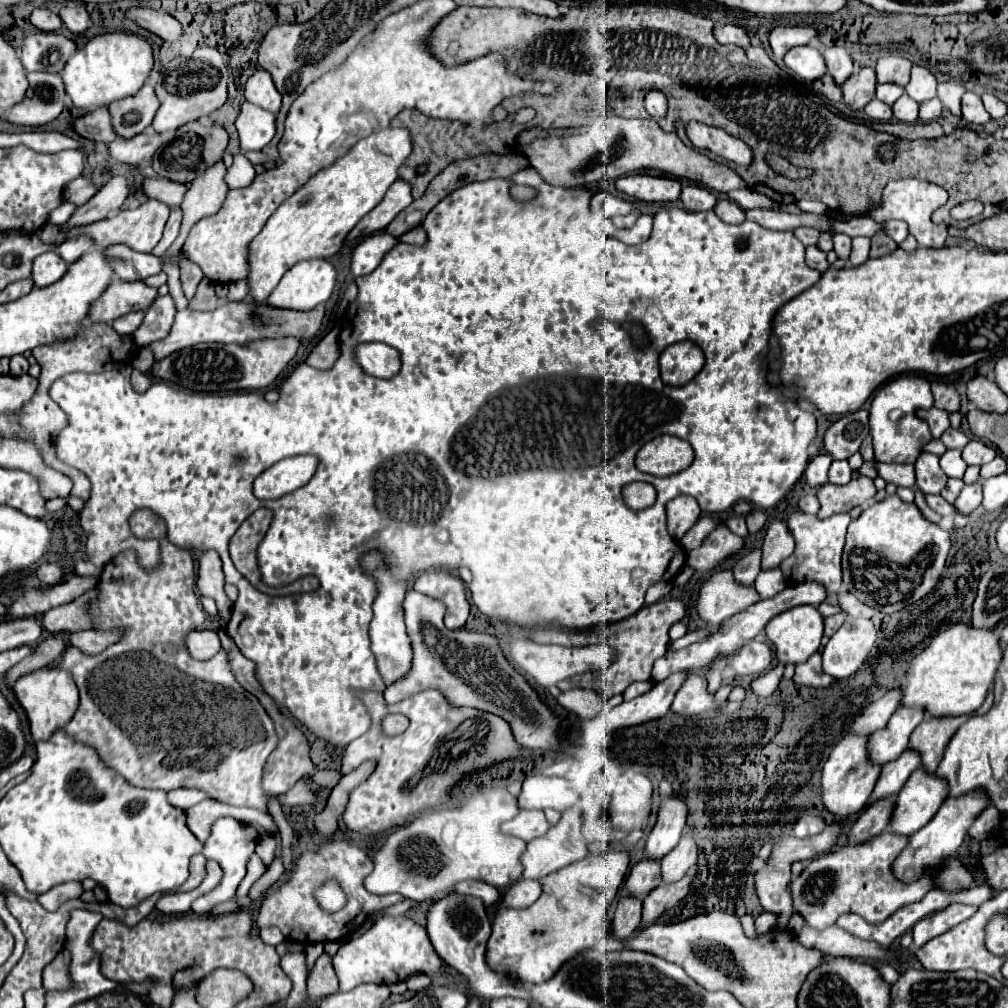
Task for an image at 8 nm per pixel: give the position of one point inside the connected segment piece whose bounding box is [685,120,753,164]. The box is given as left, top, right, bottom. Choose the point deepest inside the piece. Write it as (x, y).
(702, 136)

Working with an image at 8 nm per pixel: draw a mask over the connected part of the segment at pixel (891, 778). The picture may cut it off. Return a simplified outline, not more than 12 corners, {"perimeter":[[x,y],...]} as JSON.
{"perimeter":[[905,750],[883,766],[865,806],[899,794],[919,768],[919,758]]}

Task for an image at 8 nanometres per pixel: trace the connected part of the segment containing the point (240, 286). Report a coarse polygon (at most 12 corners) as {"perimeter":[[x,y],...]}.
{"perimeter":[[247,282],[229,286],[227,300],[241,302],[247,298]]}

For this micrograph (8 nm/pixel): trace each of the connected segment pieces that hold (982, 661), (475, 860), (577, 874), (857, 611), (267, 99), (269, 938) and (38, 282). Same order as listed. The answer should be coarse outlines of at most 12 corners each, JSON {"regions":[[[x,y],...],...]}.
{"regions":[[[955,624],[911,660],[901,706],[973,714],[1003,652]],[[507,788],[389,834],[373,894],[433,902],[463,880],[521,880],[527,842],[499,834]],[[593,850],[499,910],[487,966],[543,984],[607,940],[629,852]],[[839,592],[839,606],[851,618],[871,618],[865,606],[851,592]],[[259,68],[245,98],[273,114],[281,108],[271,74]],[[261,928],[259,936],[265,944],[277,946],[285,942],[279,928]],[[55,250],[33,262],[33,282],[39,288],[57,282],[67,262]]]}

